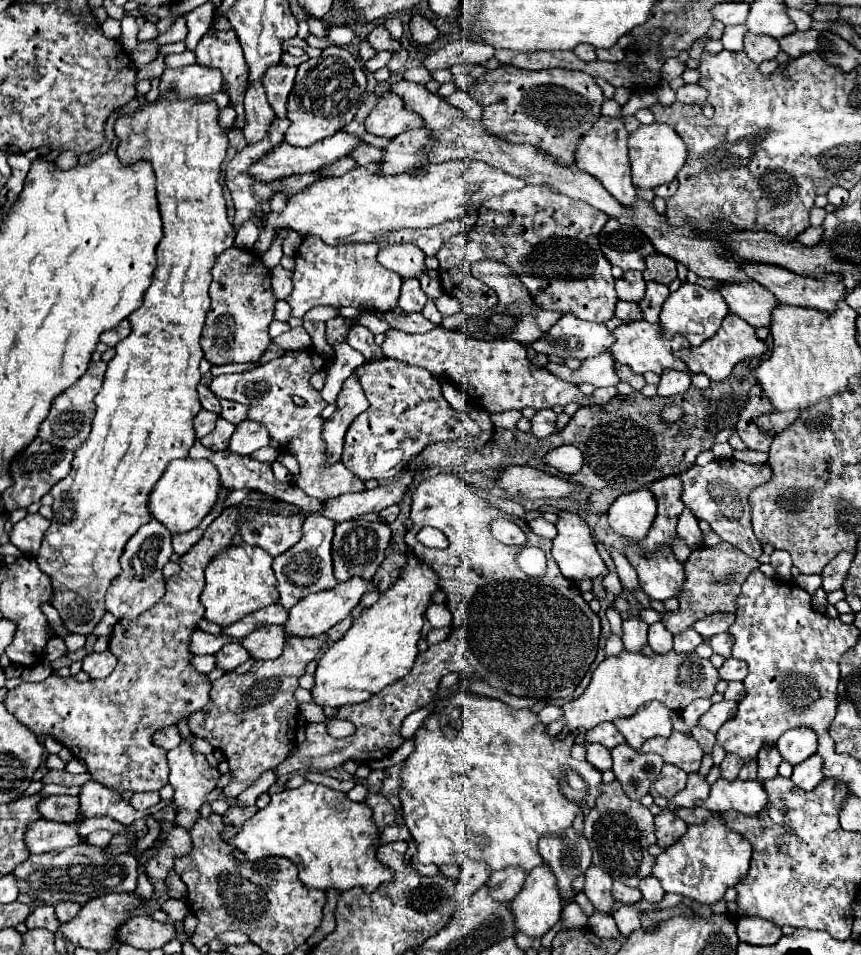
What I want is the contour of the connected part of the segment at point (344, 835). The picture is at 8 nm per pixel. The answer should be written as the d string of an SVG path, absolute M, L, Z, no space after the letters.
M304 783L298 789L286 789L282 793L272 795L268 807L260 809L250 821L244 823L242 831L230 839L228 843L236 847L242 853L236 853L238 859L248 859L256 861L262 857L278 855L278 857L288 857L298 865L300 871L300 881L306 887L314 889L338 889L338 891L348 891L352 887L364 887L368 893L374 891L380 883L388 883L392 879L392 871L384 867L376 859L376 841L378 841L378 827L372 821L372 811L368 805L354 803L346 797L342 791L334 791L324 785L316 783Z

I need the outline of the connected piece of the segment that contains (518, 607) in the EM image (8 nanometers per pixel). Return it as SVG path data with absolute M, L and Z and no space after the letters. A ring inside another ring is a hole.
M438 473L424 479L414 489L410 519L412 527L404 541L414 555L428 561L438 573L440 589L446 593L448 609L454 615L452 629L458 627L458 635L450 631L448 639L438 645L430 645L424 653L424 661L420 653L414 669L410 669L402 681L382 689L382 693L376 693L370 701L338 709L336 719L348 719L356 725L354 735L336 739L328 733L326 723L308 723L306 741L298 747L294 757L284 759L276 767L278 775L290 775L306 767L328 771L346 761L368 763L392 755L404 743L404 737L400 735L404 717L428 705L438 693L440 679L452 671L460 675L460 684L466 691L472 681L484 681L494 689L504 689L520 697L558 699L570 697L592 665L598 649L600 619L582 599L576 583L560 573L550 555L550 539L532 533L524 519L492 507L454 473ZM496 517L506 517L524 527L528 545L540 547L546 553L548 573L544 577L522 573L514 563L520 547L504 545L492 537L488 525ZM424 525L438 527L448 537L450 547L432 549L416 541L416 533Z

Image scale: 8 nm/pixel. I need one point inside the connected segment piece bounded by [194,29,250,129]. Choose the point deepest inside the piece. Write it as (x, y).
(221, 49)

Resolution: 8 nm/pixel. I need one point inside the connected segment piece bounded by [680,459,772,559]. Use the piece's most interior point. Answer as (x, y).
(717, 493)

